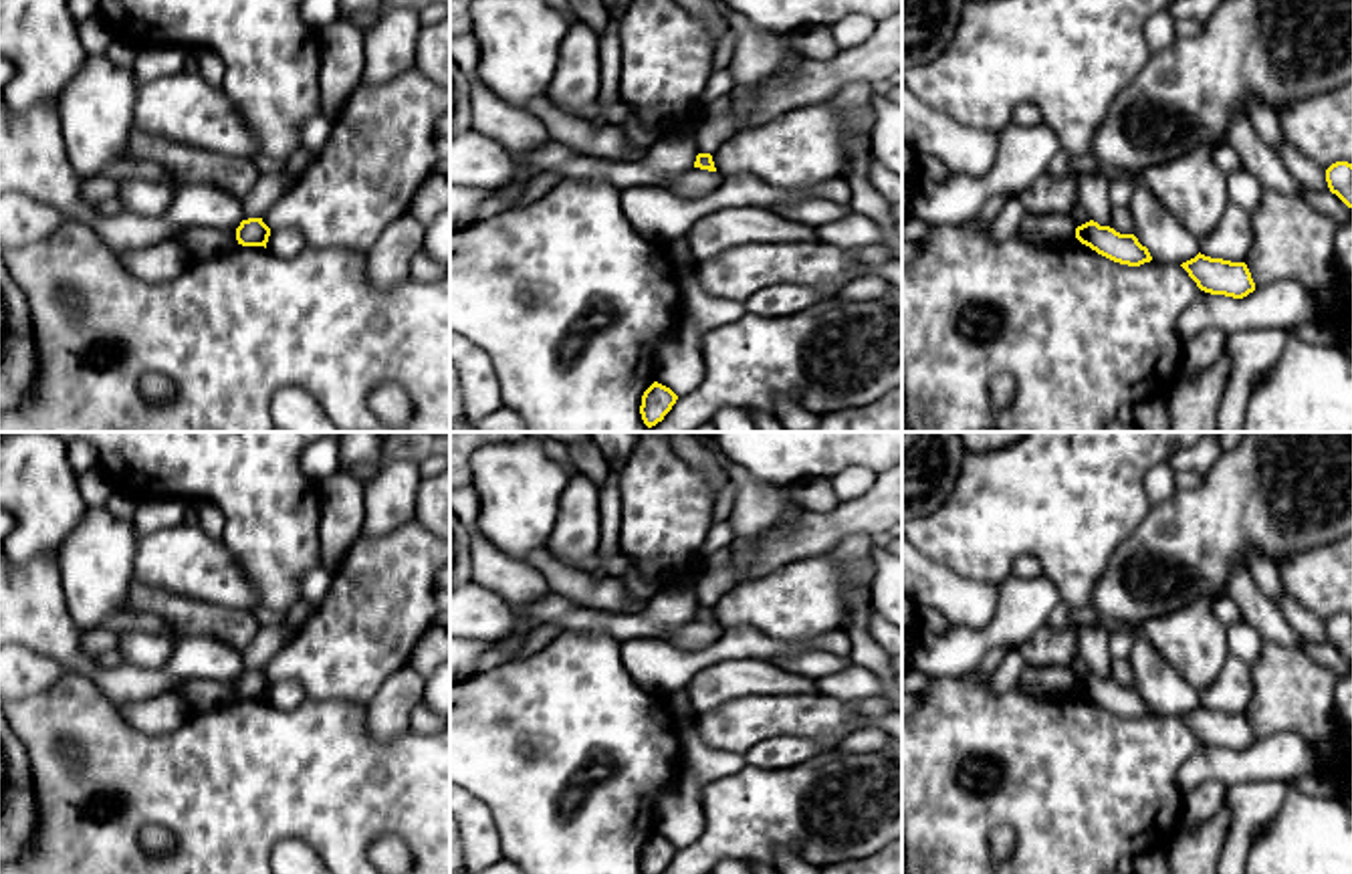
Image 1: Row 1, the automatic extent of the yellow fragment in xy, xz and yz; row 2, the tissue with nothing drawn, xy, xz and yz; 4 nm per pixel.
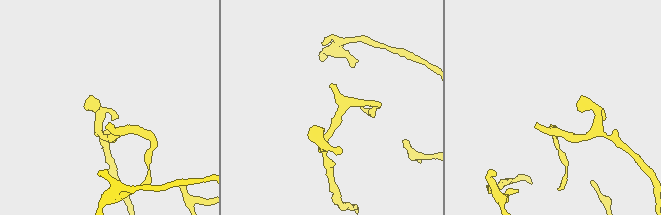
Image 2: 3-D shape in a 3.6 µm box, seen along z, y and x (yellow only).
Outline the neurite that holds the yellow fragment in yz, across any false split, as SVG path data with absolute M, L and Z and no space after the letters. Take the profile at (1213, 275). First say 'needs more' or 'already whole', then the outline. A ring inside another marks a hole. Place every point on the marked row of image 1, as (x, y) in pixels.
already whole; M1197 254L1180 264L1197 287L1211 295L1243 299L1255 291L1255 283L1245 262L1231 262Z

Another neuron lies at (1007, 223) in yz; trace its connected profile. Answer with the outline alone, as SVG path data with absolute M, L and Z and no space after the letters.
M1011 196L1001 214L989 224L989 236L993 242L1003 242L1017 234L1027 210L1021 206L1017 196Z

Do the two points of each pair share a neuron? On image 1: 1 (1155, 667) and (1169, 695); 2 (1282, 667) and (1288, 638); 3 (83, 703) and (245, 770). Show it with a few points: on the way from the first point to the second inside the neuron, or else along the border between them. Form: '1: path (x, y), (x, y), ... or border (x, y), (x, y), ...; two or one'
1: path (1155, 673), (1163, 689); one
2: border (1266, 638), (1300, 648); two
3: path (124, 743), (150, 770), (204, 770); one

